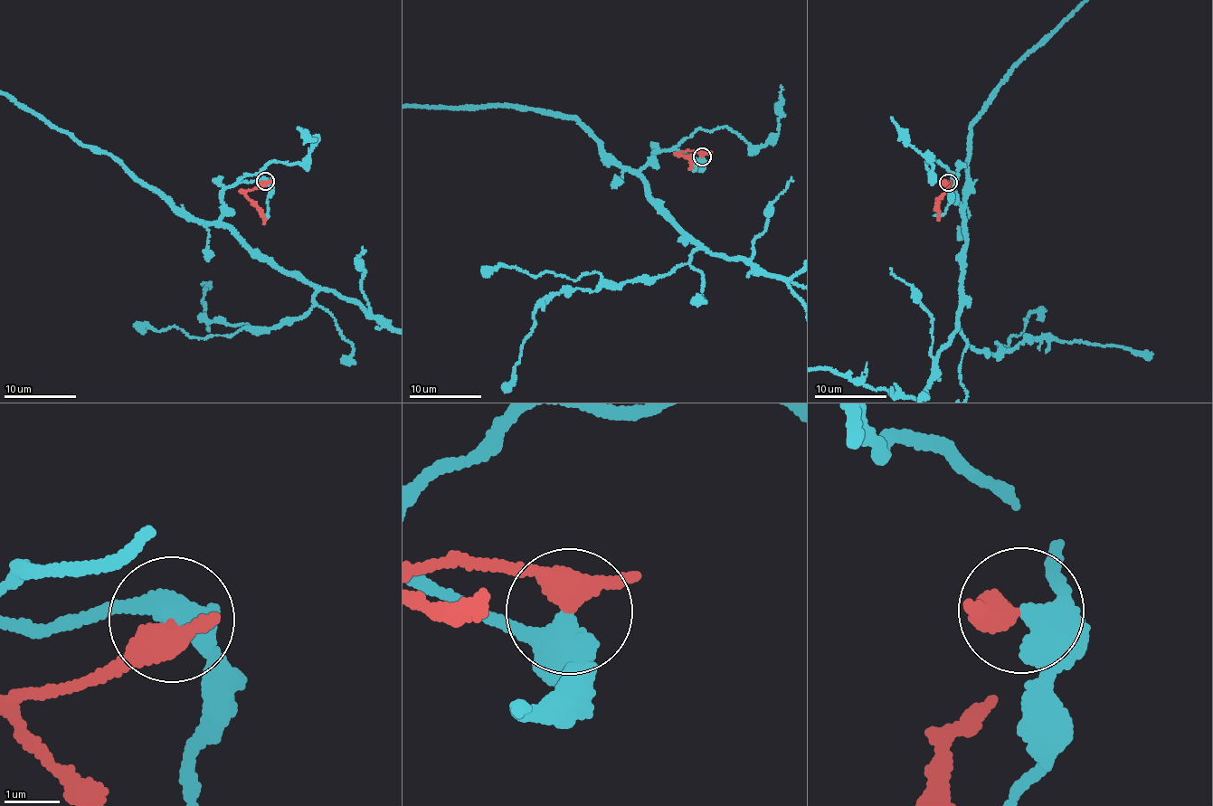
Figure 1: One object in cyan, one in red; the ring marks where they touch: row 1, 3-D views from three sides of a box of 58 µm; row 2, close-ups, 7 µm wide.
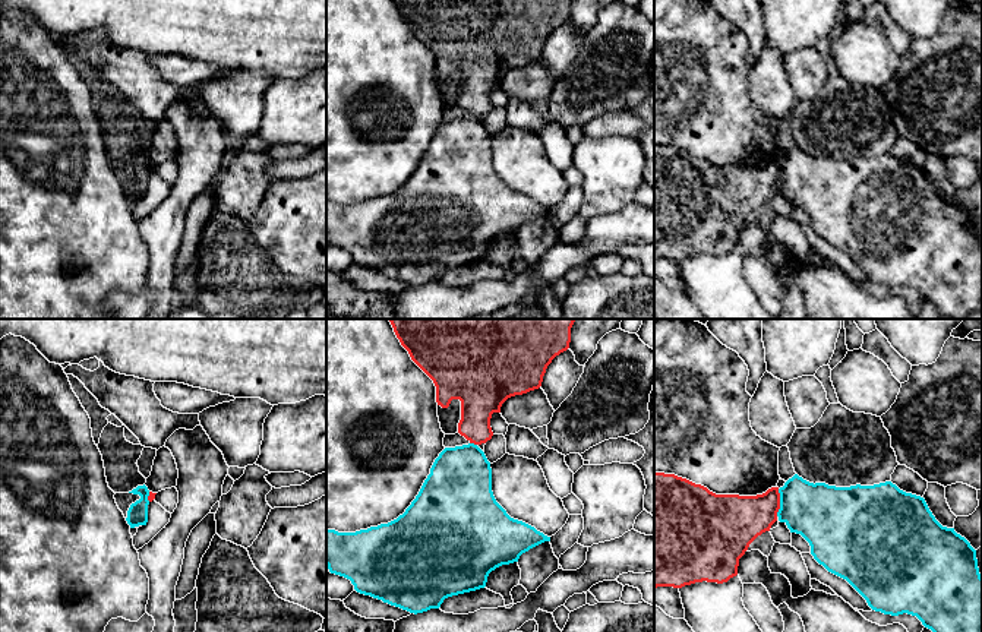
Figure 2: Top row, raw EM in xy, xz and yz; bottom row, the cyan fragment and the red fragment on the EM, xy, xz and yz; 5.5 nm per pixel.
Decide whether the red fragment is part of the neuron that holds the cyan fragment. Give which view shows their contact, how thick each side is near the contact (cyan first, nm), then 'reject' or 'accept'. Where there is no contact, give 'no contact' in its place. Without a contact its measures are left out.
yz | 320/280 nm | reject

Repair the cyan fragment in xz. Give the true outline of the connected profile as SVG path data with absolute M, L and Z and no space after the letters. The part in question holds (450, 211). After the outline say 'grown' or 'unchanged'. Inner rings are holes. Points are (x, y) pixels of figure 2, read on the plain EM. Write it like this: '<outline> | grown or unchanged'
M468 116L439 126L419 167L397 192L356 205L326 200L326 238L331 246L350 252L357 265L417 287L439 281L448 269L484 260L492 243L518 234L522 225L544 214L550 209L511 190L496 174L490 135L477 117Z | unchanged

